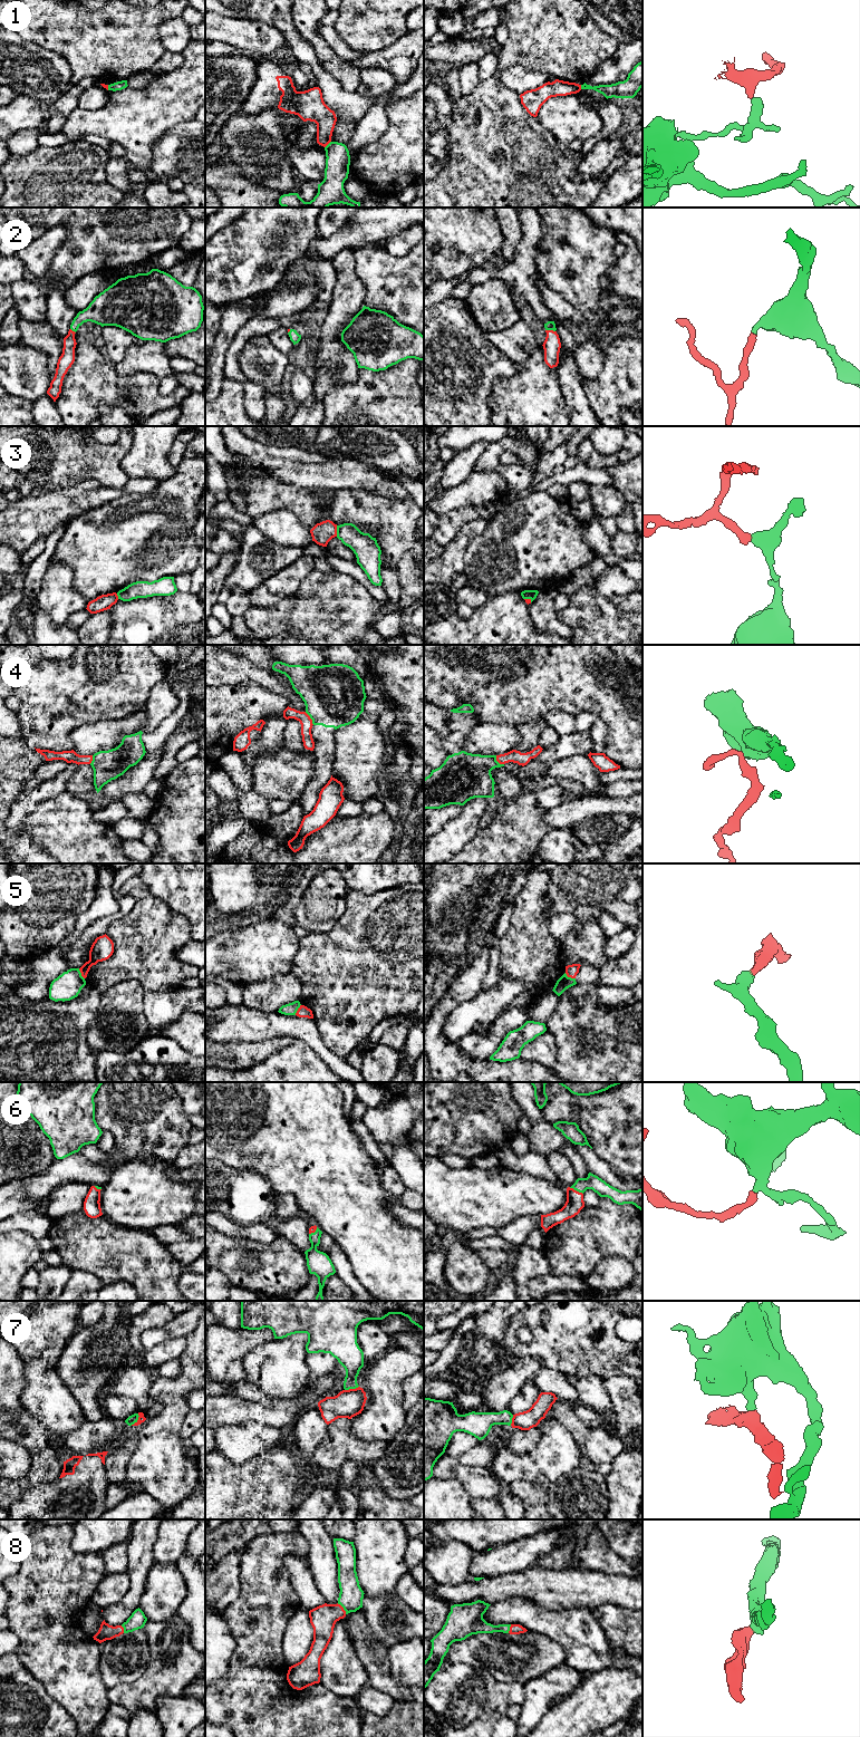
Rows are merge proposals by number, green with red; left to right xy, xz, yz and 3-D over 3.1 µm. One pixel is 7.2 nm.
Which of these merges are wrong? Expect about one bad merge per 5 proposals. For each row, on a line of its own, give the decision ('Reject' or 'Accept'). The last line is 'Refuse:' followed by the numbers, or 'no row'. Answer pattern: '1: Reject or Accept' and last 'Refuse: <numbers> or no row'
1: Reject
2: Accept
3: Reject
4: Reject
5: Accept
6: Accept
7: Reject
8: Accept
Refuse: 1, 3, 4, 7

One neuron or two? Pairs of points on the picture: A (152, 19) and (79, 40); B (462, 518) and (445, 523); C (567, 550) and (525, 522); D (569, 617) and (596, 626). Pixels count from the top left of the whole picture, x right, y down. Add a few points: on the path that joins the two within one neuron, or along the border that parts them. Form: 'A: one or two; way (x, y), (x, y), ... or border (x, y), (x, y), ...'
A: one; way (134, 31), (124, 40), (97, 40)
B: one; way (457, 518), (450, 523)
C: one; way (557, 548), (550, 547), (535, 532)
D: one; way (576, 616), (586, 616), (589, 619)

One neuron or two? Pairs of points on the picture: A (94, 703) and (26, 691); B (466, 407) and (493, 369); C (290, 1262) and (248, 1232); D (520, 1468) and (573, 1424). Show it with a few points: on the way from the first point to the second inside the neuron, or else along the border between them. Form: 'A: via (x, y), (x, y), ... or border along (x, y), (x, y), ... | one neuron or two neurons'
A: via (77, 694), (51, 694), (48, 691), (42, 691) | one neuron
B: via (476, 398), (479, 391), (484, 385), (484, 379) | one neuron
C: border along (278, 1236), (267, 1243), (238, 1237) | two neurons
D: border along (546, 1416), (557, 1419), (571, 1434), (581, 1451) | two neurons

